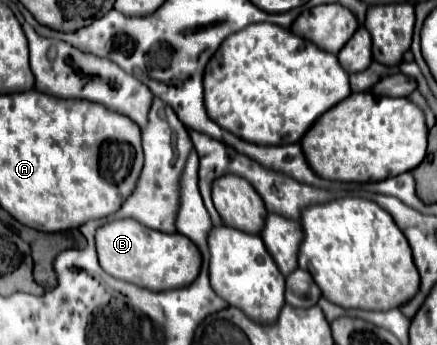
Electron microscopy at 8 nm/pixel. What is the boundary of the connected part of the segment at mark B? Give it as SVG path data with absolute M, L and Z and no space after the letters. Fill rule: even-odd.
M119 219L101 225L95 233L99 265L115 279L151 289L167 291L189 285L201 267L201 253L191 239L181 233L161 233L141 225L135 219Z

